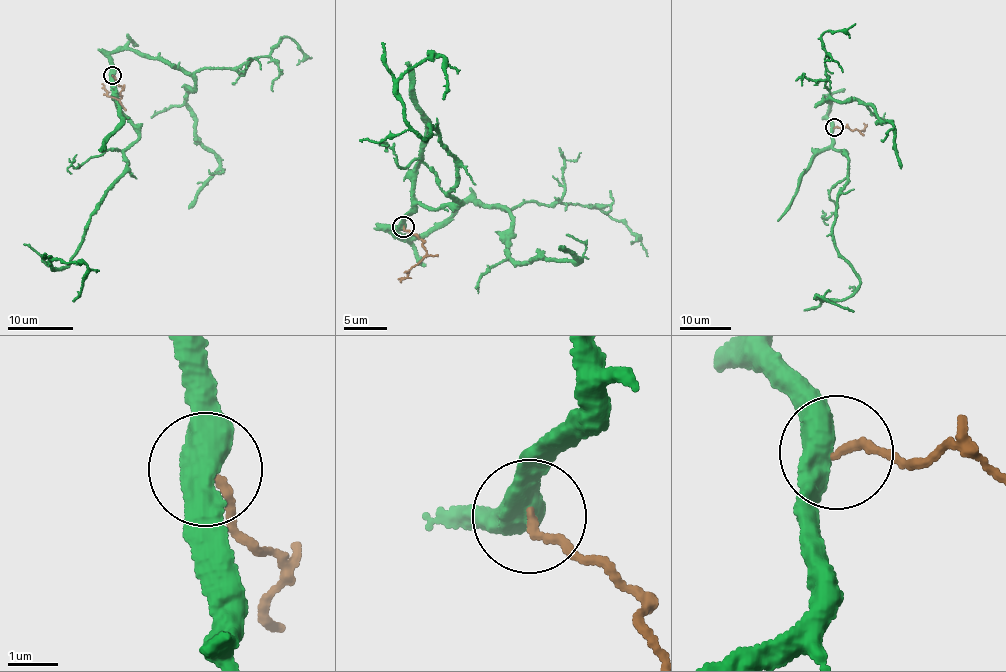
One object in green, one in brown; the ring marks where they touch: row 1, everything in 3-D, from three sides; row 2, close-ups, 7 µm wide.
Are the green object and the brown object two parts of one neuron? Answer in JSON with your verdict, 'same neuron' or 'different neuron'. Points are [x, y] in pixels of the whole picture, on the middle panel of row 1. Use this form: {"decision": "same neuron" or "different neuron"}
{"decision": "same neuron"}

